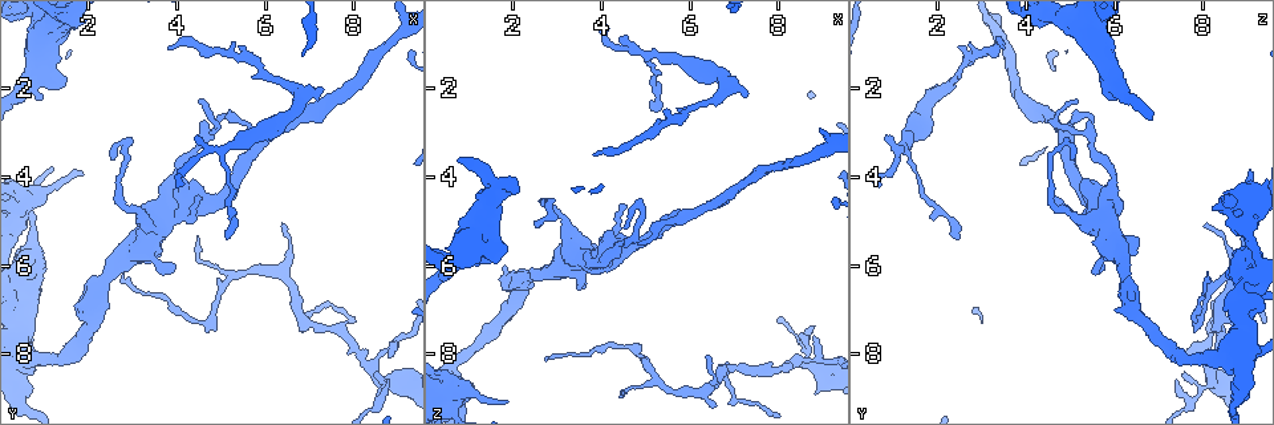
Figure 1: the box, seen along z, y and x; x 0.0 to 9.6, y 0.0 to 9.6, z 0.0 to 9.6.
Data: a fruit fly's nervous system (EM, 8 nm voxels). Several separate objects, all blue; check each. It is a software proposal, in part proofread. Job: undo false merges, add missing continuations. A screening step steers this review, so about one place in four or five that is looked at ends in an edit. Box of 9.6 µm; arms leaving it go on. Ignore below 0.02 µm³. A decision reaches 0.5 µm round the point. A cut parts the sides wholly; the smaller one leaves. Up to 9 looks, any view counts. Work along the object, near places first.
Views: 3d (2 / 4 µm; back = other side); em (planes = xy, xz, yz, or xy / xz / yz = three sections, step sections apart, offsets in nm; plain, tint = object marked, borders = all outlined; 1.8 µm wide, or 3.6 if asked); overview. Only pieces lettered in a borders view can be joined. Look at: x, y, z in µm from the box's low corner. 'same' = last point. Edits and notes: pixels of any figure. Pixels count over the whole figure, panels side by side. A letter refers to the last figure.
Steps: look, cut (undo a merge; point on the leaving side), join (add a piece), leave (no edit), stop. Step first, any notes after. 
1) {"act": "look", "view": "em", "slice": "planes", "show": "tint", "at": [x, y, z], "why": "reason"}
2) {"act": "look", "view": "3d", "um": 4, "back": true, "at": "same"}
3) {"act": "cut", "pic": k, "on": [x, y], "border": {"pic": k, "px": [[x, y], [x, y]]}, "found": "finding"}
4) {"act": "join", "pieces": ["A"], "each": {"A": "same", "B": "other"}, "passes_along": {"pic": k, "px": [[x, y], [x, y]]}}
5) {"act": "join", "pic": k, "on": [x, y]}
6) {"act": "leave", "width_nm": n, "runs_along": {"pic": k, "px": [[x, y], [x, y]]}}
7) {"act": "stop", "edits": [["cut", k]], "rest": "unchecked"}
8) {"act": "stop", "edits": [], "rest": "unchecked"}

{"act": "look", "view": "3d", "um": 4, "at": [5.50, 6.15, 8.80], "why": "a narrow waist"}

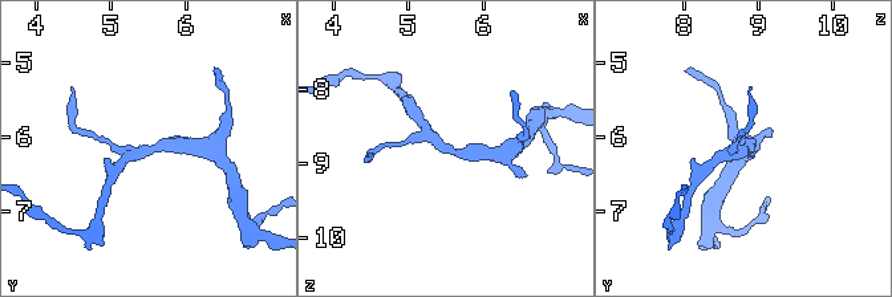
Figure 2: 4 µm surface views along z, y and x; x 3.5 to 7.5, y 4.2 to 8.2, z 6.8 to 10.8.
{"act": "look", "view": "em", "slice": "planes", "show": "tint", "at": [5.55, 6.20, 8.80], "why": "need the tissue"}

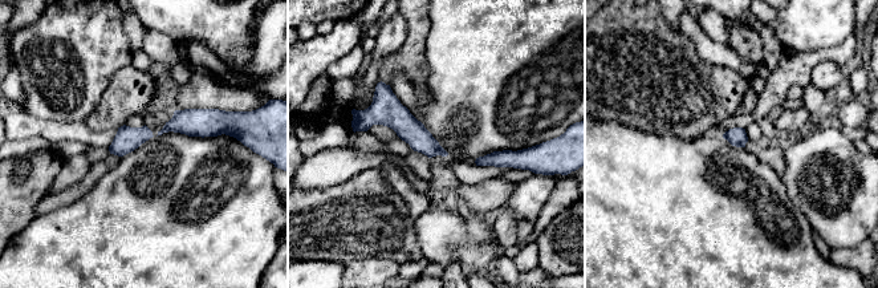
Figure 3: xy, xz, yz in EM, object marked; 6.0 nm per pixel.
{"act": "look", "view": "em", "slice": "planes", "show": "borders", "at": "same"}

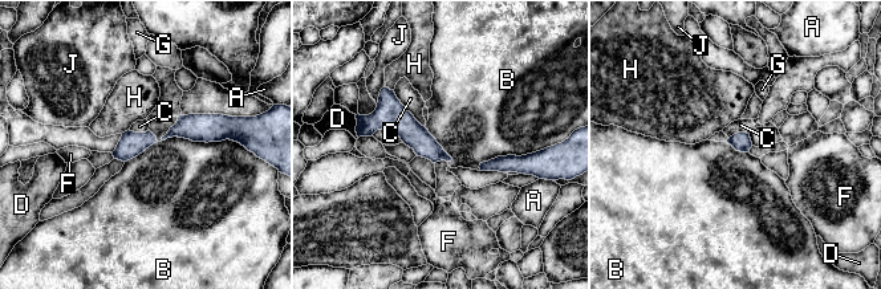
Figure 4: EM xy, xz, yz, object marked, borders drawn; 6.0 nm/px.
{"act": "leave", "longest_contact_nm": ["B", 460], "each": {"A": "other", "B": "other", "C": "other", "D": "other", "F": "other", "G": "other", "H": "other", "J": "other"}, "found": "all the same neuron"}

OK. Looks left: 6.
{"act": "look", "view": "em", "slice": "yz", "step": 8, "show": "borders", "at": [5.10, 5.35, 2.40], "why": "an open end"}

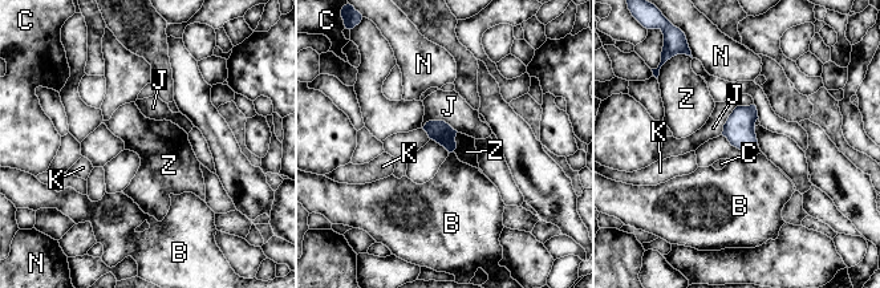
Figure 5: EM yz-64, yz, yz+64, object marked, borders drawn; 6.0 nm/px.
{"act": "leave", "width_nm": 140, "longest_contact_nm": ["J", 280], "each": {"B": "other", "C": "other", "J": "other", "K": "other", "N": "other", "Z": "other"}, "found": "no lettered piece goes on from it"}

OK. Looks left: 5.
{"act": "look", "view": "em", "slice": "xz", "step": 4, "show": "borders", "at": [1.90, 6.50, 6.55], "why": "free end"}

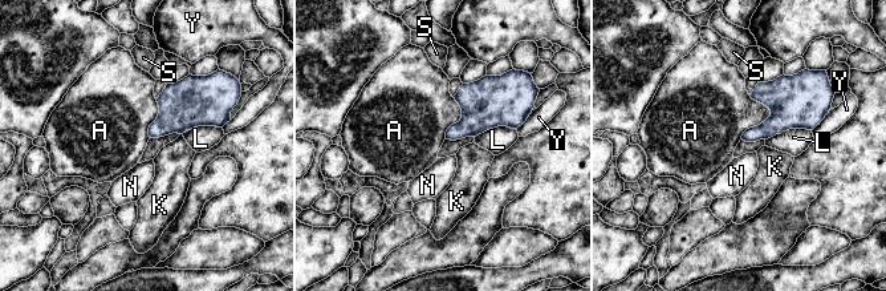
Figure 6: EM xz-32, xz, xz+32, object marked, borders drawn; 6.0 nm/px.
{"act": "leave", "longest_contact_nm": ["L", 280], "each": {"A": "other", "K": "other", "L": "other", "N": "other", "S": "other", "Y": "other"}, "found": "no lettered piece goes on from it"}

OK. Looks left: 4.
{"act": "look", "view": "em", "um": 3.6, "slice": "planes", "show": "tint", "at": [3.85, 1.10, 3.50], "why": "thin end"}

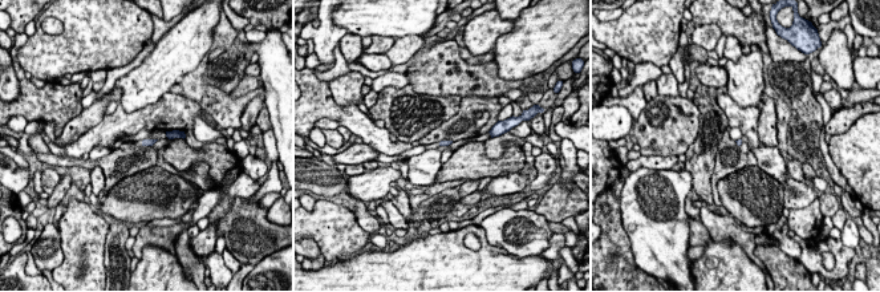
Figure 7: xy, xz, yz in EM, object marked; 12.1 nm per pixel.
{"act": "look", "view": "em", "um": 3.6, "slice": "planes", "show": "borders", "at": "same", "why": "see the neighbours"}

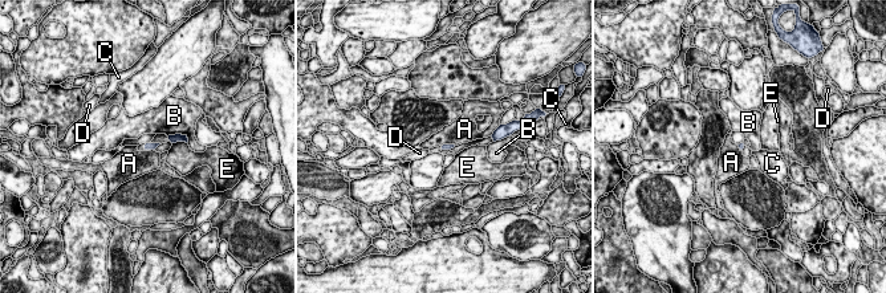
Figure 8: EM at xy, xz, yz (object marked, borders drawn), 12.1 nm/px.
{"act": "leave", "each": {"A": "other", "B": "other", "C": "other", "D": "other", "E": "other"}, "border": {"pic": 8, "px": [[150, 142], [161, 143]]}, "found": "no lettered piece goes on from it"}

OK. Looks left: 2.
{"act": "stop", "edits": [], "rest": "unchecked"}

